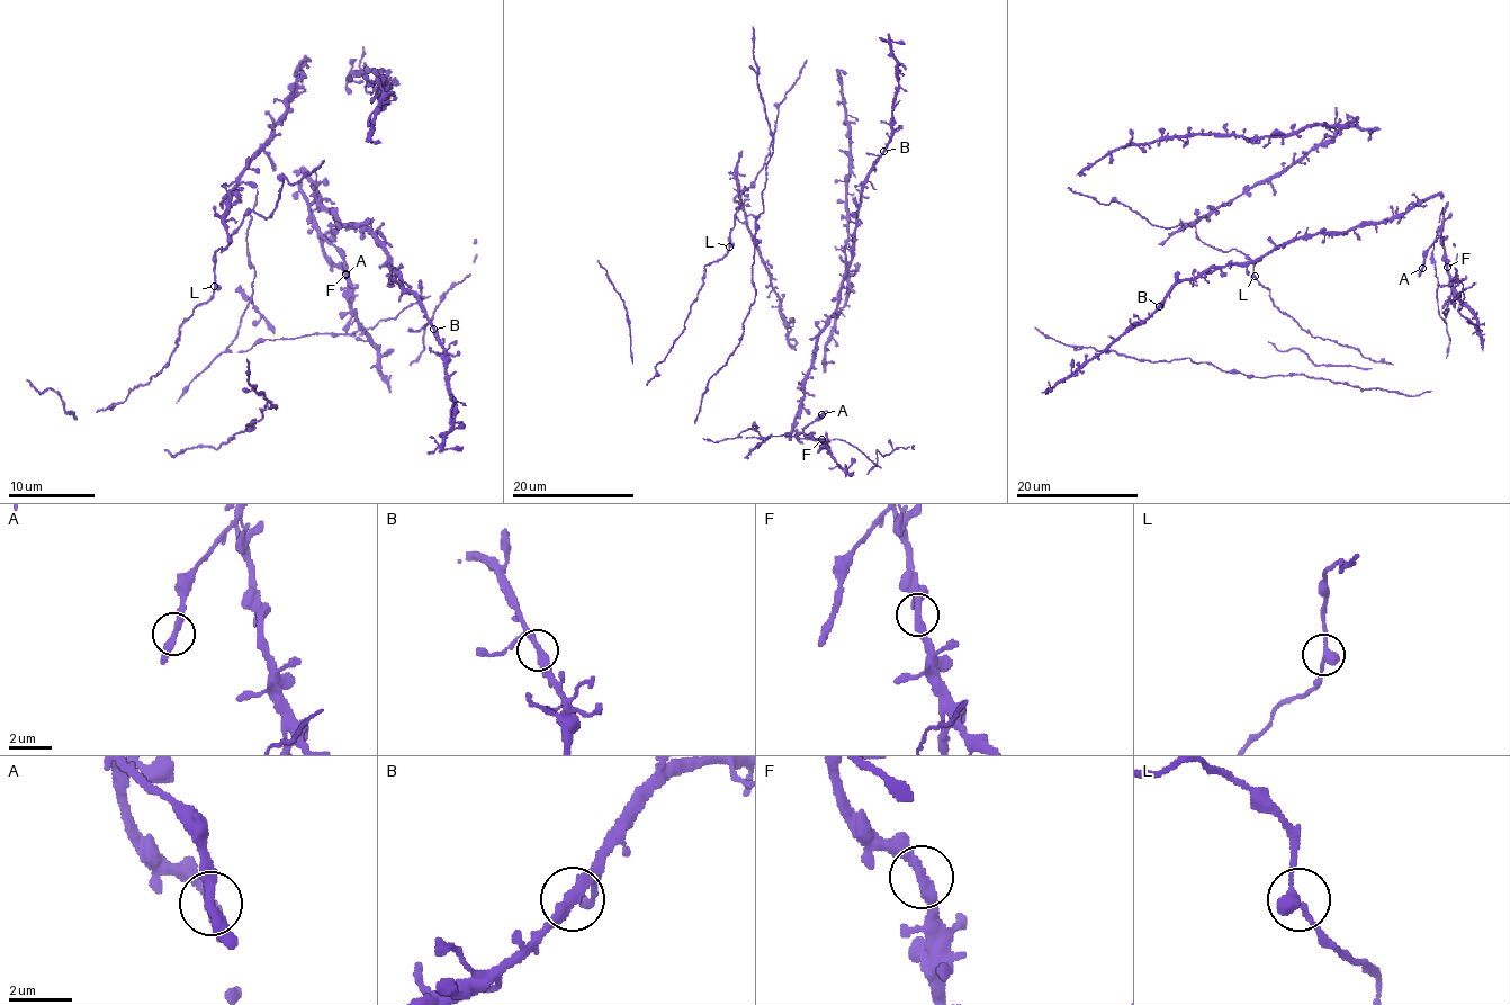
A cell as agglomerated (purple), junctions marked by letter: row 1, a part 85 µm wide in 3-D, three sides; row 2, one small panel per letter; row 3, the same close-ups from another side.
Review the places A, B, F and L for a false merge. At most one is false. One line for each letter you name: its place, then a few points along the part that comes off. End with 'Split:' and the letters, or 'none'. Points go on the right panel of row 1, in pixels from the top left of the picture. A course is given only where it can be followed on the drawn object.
Split: none

